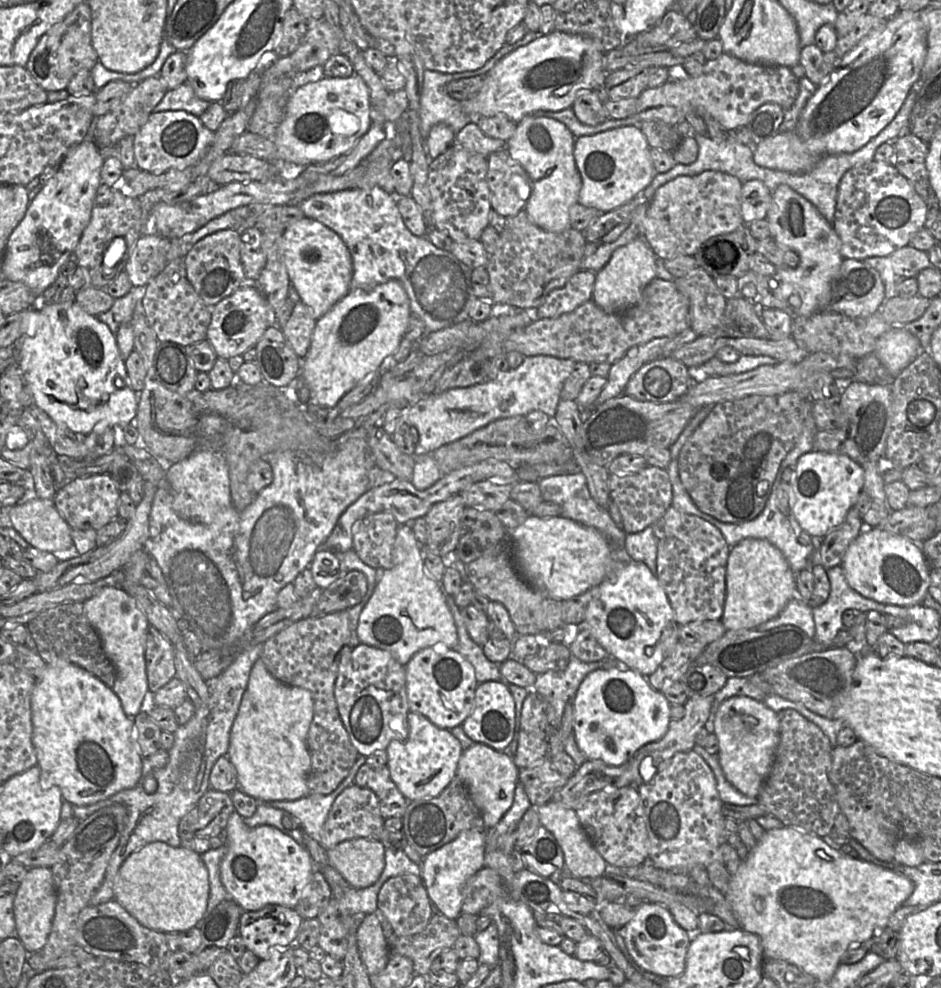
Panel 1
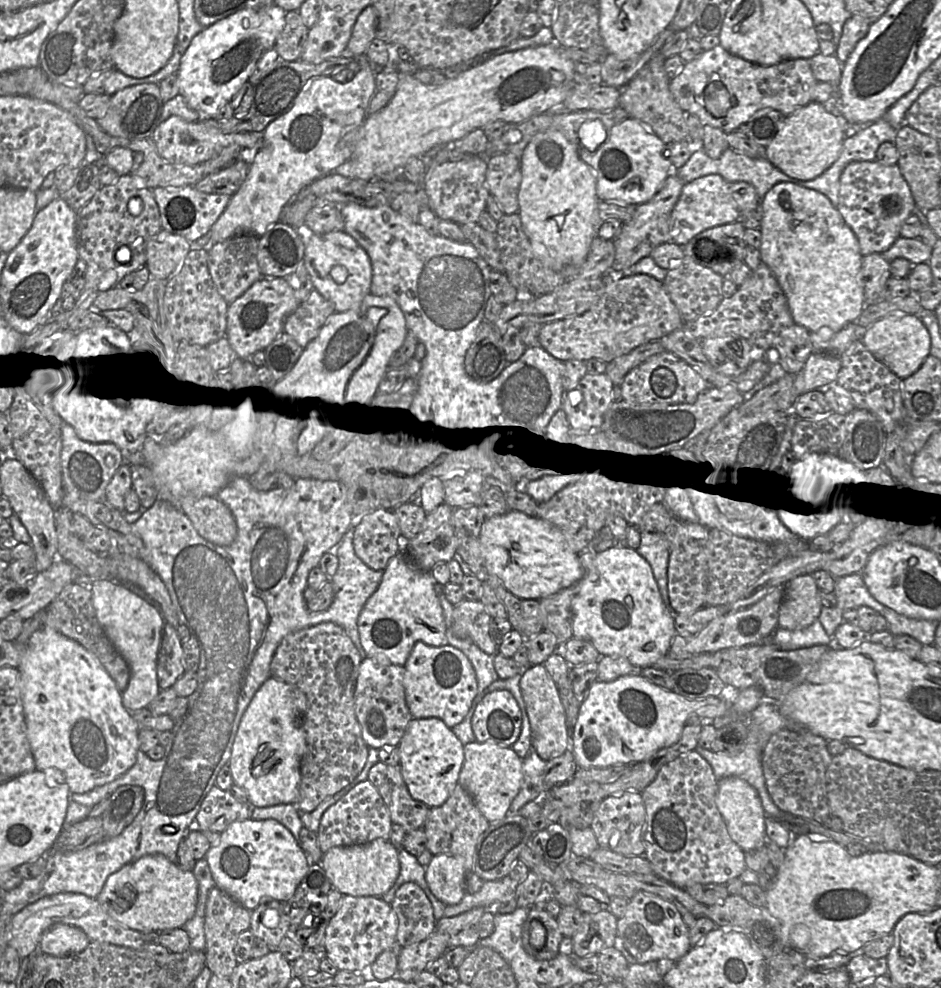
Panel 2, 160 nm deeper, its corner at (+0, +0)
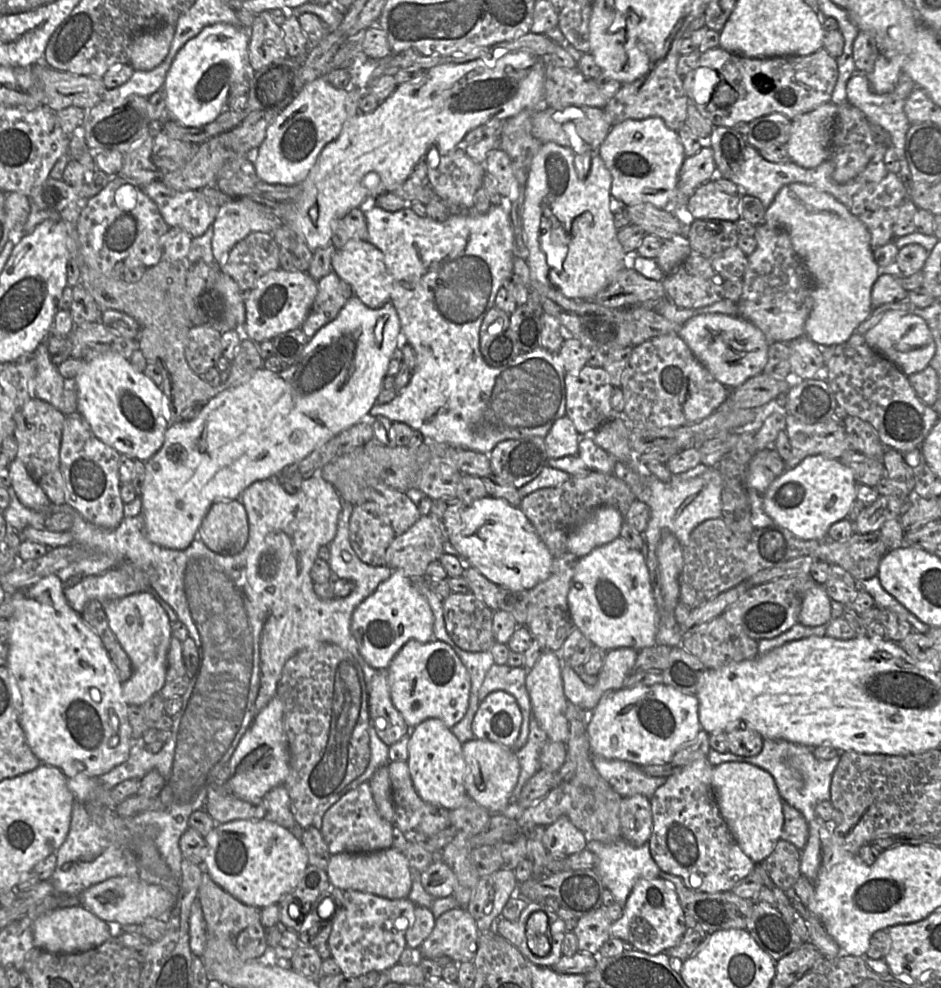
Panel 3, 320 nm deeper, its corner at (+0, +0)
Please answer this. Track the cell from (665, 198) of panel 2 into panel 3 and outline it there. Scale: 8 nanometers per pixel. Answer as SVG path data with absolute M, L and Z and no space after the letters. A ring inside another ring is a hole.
M703 146L693 156L686 157L679 172L675 196L663 209L673 213L677 206L684 206L697 187L714 178L716 172L714 153L710 146Z

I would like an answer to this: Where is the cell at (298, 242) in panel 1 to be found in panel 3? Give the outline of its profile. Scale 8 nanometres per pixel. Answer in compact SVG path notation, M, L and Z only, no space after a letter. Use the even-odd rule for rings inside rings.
M349 240L342 248L337 249L332 257L332 270L353 290L367 307L376 309L390 300L392 277L385 263L381 250L367 240Z

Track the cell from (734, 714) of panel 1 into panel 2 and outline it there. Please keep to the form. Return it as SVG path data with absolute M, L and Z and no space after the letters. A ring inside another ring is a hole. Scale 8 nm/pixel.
M638 671L612 682L597 680L580 705L572 733L573 755L578 768L631 765L676 743L691 713L703 719L714 719L724 716L729 709L718 696L689 701L646 680Z

